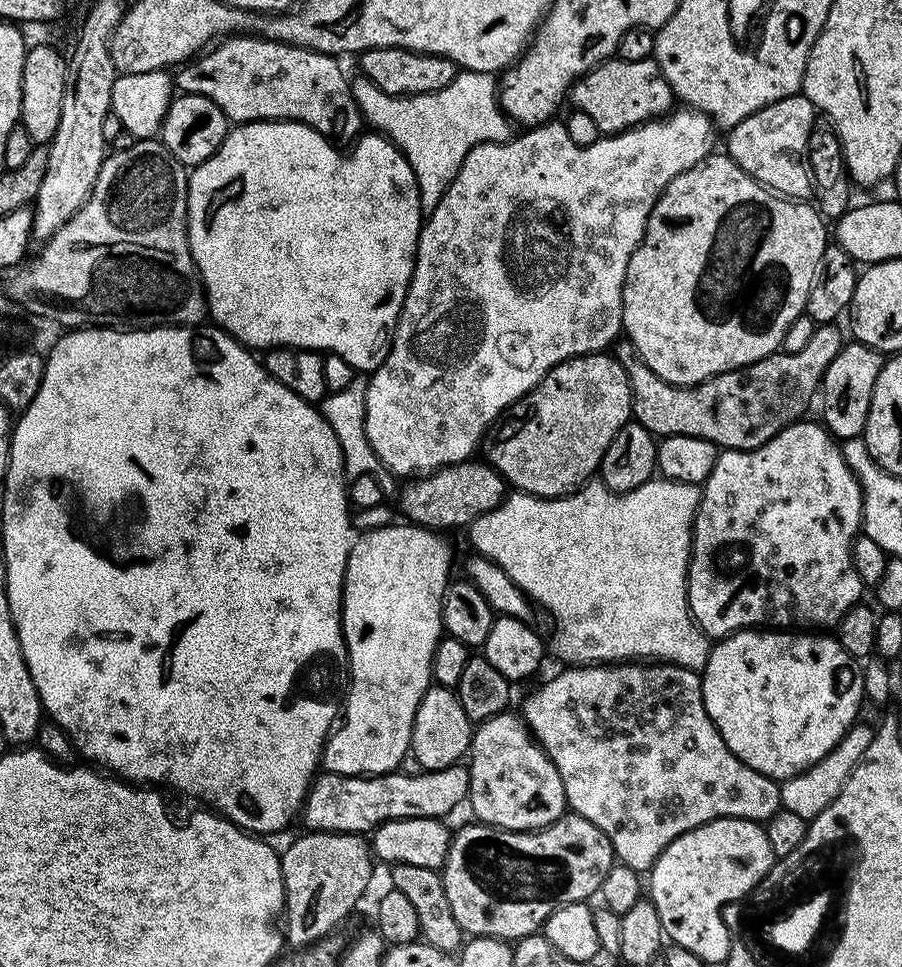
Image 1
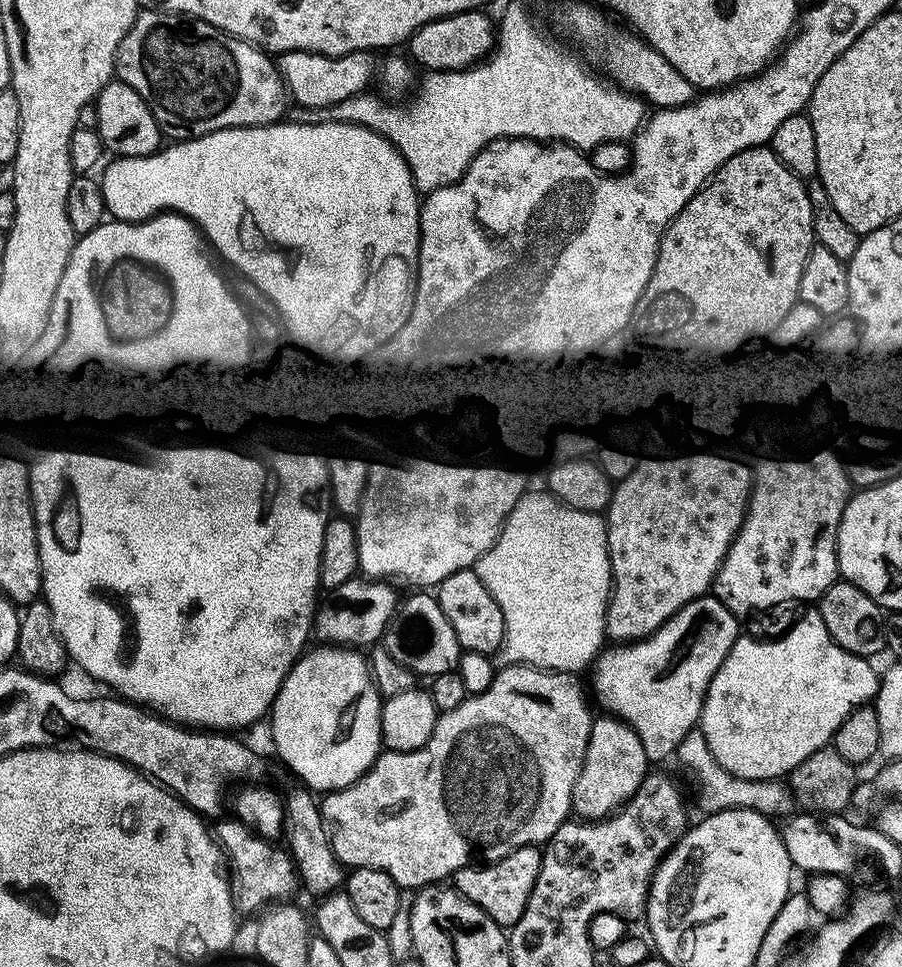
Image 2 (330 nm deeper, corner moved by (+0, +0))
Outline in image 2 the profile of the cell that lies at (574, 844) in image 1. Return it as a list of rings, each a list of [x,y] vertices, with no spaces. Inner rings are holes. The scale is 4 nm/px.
[[[536,846],[519,848],[514,850],[514,854],[501,860],[459,868],[454,873],[454,887],[460,895],[477,904],[496,924],[511,926],[518,922],[518,918],[522,918],[526,910],[526,902],[534,890],[534,882],[540,873],[541,855],[541,849]]]

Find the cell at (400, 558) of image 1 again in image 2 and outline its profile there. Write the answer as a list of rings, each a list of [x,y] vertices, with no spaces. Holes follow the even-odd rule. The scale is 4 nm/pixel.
[[[316,646],[313,652],[305,651],[286,674],[270,709],[272,740],[281,762],[300,776],[301,785],[317,793],[350,786],[382,751],[381,703],[363,651],[347,646]]]

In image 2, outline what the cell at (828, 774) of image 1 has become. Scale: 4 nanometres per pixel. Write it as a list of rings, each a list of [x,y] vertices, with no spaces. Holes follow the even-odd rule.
[[[698,726],[690,729],[689,733],[682,738],[674,756],[675,759],[680,759],[682,767],[689,768],[696,775],[696,784],[700,787],[696,800],[700,803],[701,813],[711,814],[731,808],[745,808],[769,818],[777,818],[776,816],[787,818],[797,809],[798,805],[793,792],[783,779],[751,780],[750,778],[738,778],[726,771],[716,761],[714,754],[710,754],[710,746],[706,742],[704,732]]]

